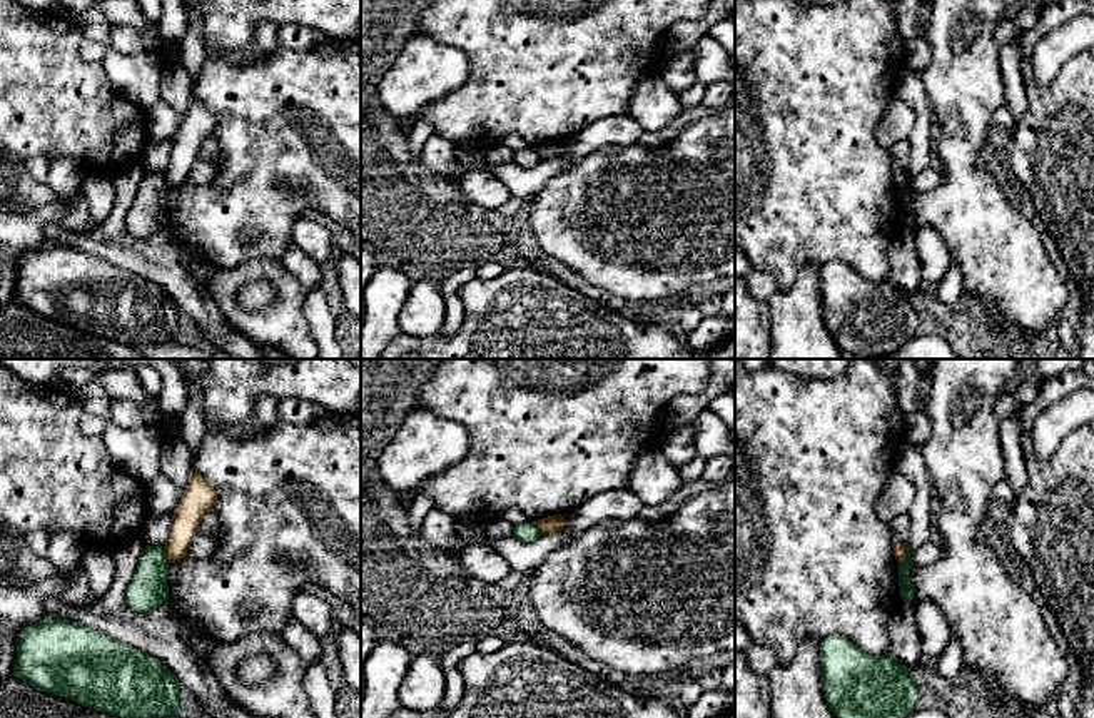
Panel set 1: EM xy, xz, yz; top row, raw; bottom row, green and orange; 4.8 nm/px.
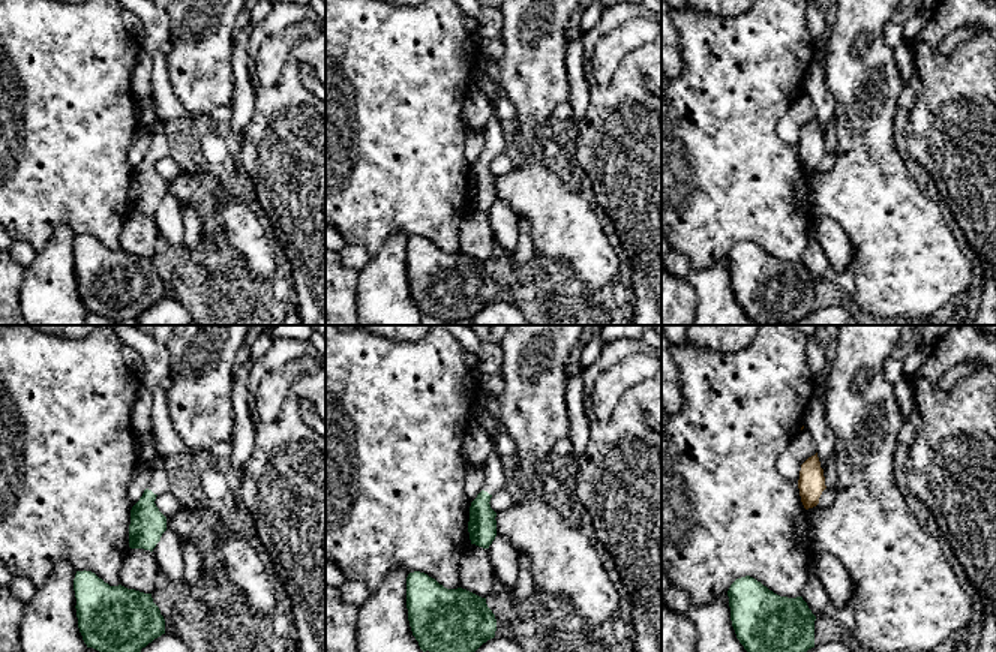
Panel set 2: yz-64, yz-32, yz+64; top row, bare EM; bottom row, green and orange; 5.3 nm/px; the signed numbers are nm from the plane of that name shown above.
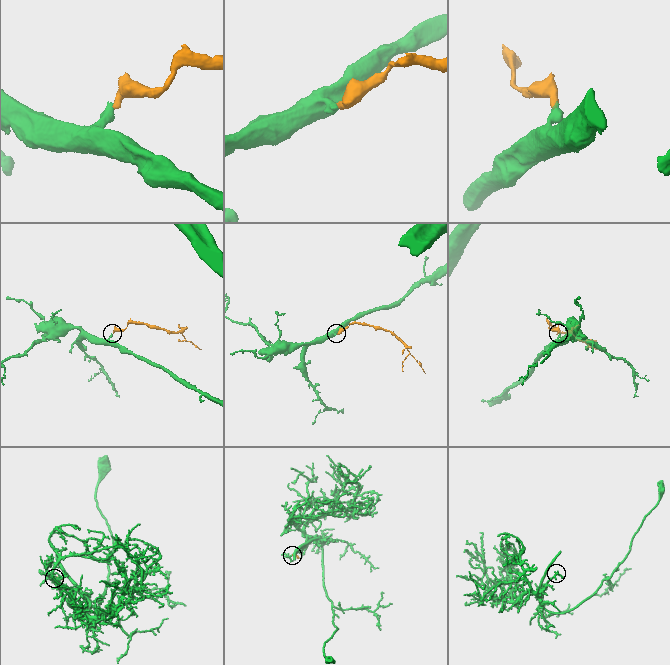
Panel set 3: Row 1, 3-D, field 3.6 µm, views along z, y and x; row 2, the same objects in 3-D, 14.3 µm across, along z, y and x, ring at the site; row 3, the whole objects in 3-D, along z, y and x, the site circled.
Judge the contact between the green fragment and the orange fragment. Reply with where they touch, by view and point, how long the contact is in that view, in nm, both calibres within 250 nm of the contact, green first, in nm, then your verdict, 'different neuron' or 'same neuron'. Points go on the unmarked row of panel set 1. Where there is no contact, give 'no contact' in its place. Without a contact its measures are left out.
yz (907, 181) | 120 nm | 60/70 nm | different neuron

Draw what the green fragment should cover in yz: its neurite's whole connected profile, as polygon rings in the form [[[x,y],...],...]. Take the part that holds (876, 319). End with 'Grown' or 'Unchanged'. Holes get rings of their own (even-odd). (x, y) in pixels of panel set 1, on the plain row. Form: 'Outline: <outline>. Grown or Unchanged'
Outline: [[[840,260],[820,269],[820,306],[842,354],[892,356],[920,322],[912,296],[895,282],[870,282]]]. Unchanged

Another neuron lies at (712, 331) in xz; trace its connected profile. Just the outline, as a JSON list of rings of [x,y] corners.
[[[722,316],[703,317],[700,326],[685,336],[685,341],[693,351],[707,351],[720,344],[733,334],[733,324]]]

